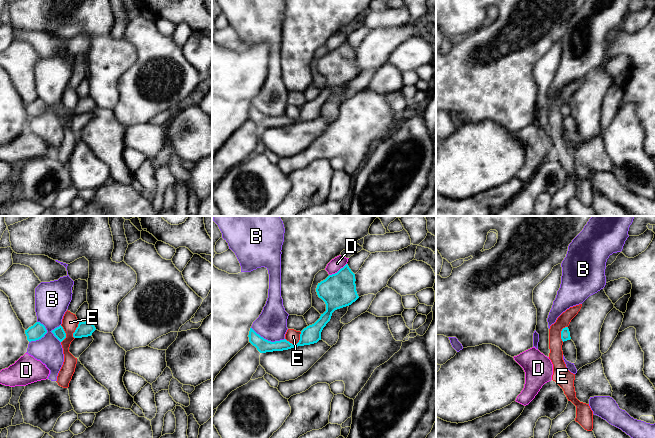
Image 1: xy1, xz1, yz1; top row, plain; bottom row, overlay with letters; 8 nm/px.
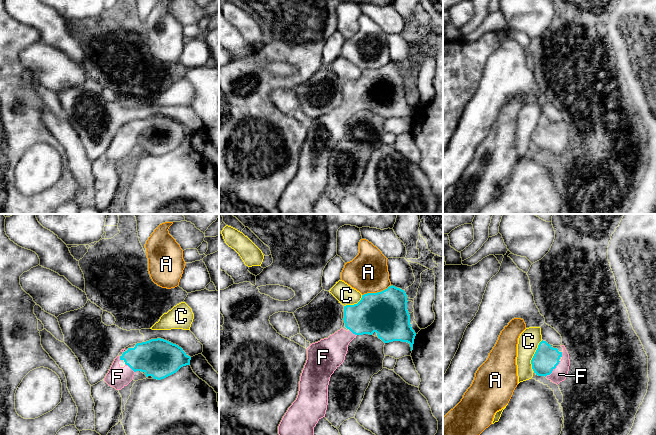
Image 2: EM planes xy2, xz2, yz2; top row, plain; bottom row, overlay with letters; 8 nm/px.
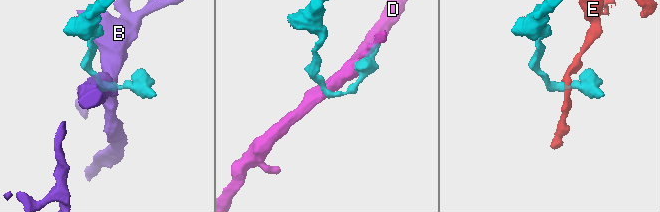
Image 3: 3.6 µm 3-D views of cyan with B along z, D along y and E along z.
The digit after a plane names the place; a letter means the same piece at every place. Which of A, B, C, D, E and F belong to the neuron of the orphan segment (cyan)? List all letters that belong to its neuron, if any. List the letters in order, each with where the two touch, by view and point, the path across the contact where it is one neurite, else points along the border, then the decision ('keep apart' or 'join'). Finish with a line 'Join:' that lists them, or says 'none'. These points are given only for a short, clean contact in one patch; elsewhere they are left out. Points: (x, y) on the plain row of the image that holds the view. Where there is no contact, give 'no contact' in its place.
A: xz2 (377, 68) | keep apart
B: xz1 (267, 116) | along xz1 (251, 103), (268, 116), (279, 117), (284, 115) | keep apart
C: yz2 (534, 131) | keep apart
D: xz1 (338, 47) | along xz1 (346, 39), (336, 48), (329, 51) | keep apart
E: xz1 (297, 119) | along xz1 (301, 108), (300, 115), (296, 119), (290, 119), (285, 114) | keep apart
F: yz2 (552, 146) | across yz2 (546, 134), (546, 139), (552, 146), (559, 150) | join
Join: F

